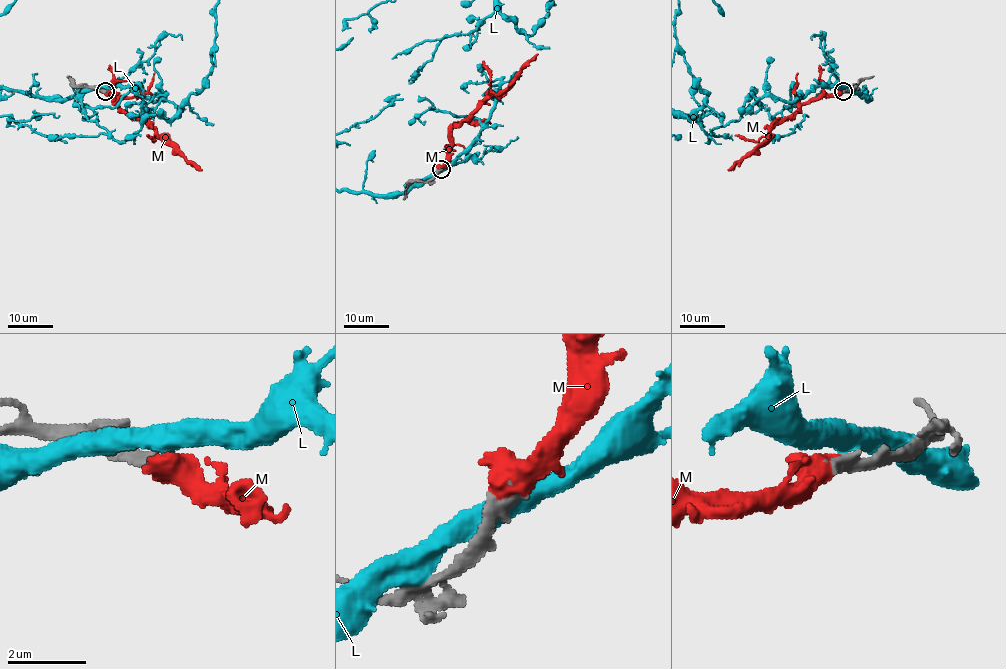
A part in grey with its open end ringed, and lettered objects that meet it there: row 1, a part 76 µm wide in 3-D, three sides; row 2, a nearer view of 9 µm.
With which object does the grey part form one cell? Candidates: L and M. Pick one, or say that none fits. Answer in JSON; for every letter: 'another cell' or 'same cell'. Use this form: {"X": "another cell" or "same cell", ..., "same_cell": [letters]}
{"L": "another cell", "M": "same cell", "same_cell": ["M"]}

